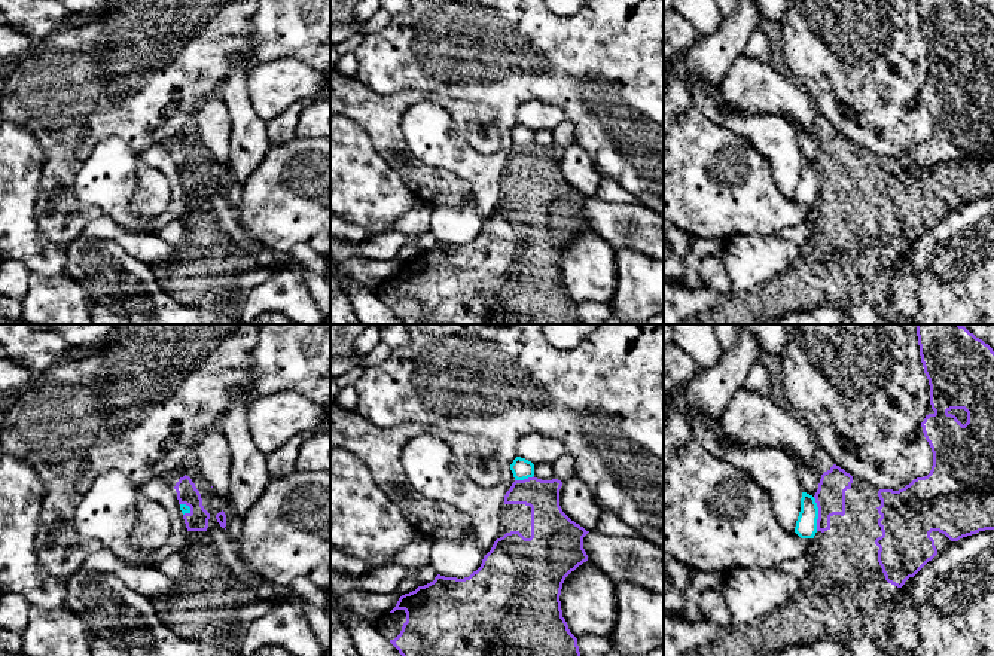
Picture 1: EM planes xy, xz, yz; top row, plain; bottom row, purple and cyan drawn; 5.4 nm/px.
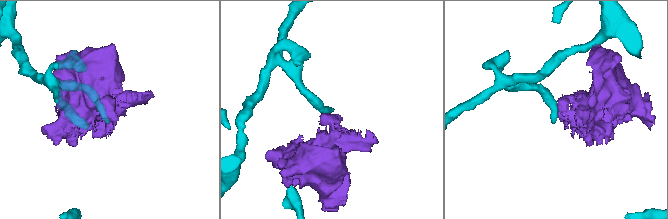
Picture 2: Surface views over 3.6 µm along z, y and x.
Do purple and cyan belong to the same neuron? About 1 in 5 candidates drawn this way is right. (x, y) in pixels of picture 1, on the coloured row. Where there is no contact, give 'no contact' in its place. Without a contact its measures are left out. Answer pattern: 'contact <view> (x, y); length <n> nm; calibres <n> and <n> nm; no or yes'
contact yz (819, 513); length 190 nm; calibres 160 and 110 nm; no

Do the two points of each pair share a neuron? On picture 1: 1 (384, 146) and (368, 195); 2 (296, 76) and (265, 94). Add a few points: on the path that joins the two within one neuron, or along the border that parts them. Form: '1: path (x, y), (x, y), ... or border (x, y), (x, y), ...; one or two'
1: border (360, 127), (369, 137), (374, 149), (403, 182); two
2: path (289, 81), (273, 87); one

